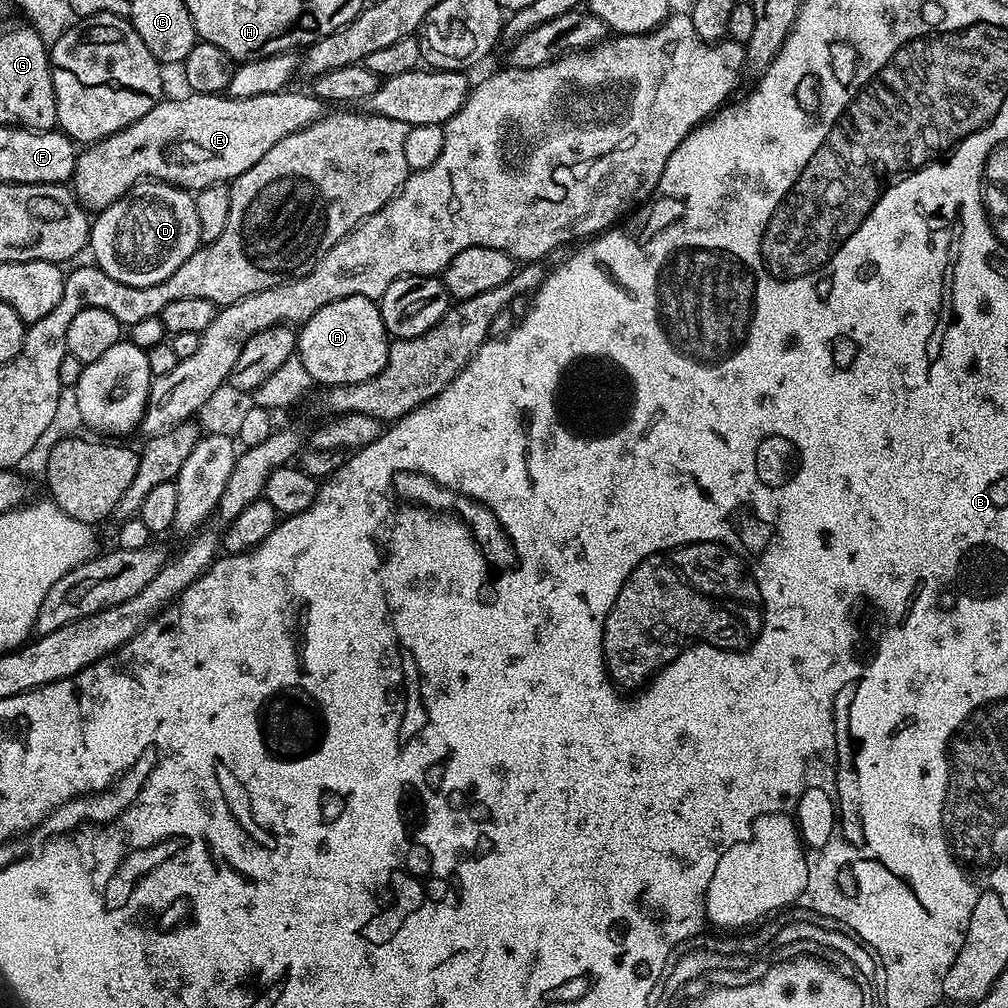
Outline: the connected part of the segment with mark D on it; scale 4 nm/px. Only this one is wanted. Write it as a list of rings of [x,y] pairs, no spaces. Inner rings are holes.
[[[149,178],[135,184],[118,202],[99,209],[97,216],[90,233],[91,259],[126,286],[154,286],[154,282],[170,278],[202,244],[195,195],[163,180]]]

